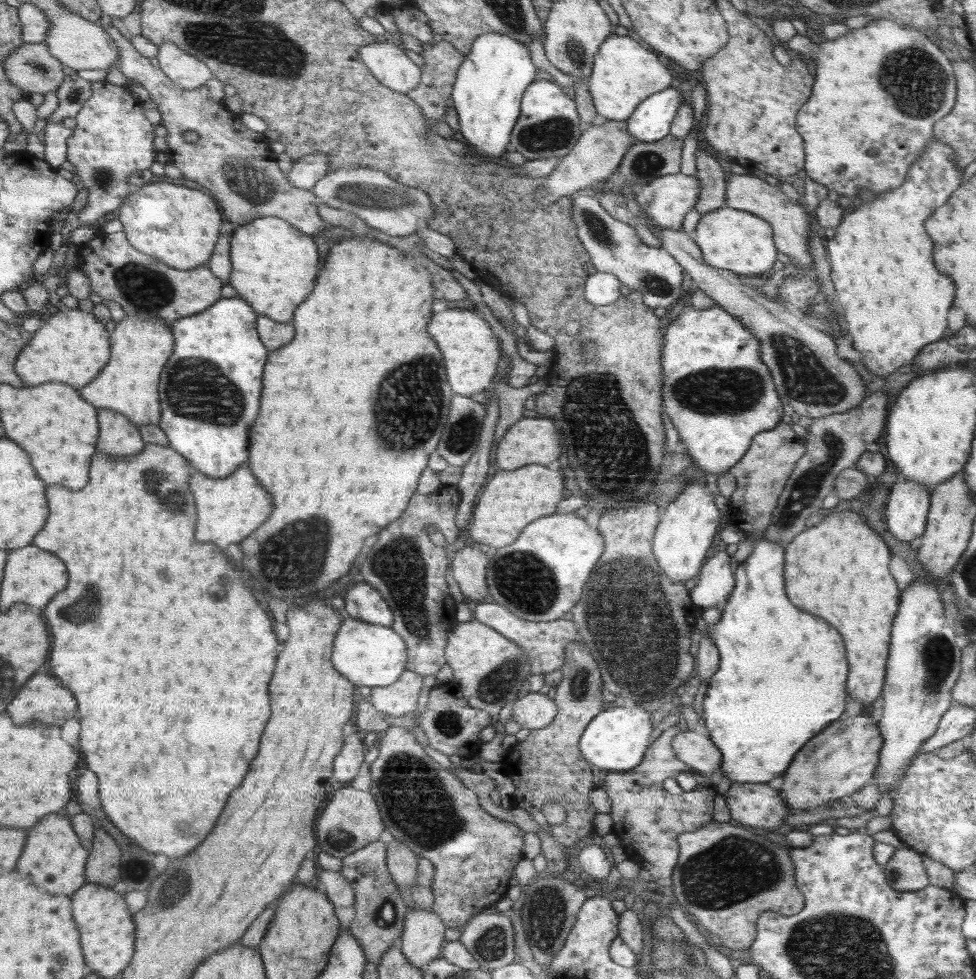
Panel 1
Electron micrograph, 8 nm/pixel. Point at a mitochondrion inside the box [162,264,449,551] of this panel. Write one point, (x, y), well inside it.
(408, 407)

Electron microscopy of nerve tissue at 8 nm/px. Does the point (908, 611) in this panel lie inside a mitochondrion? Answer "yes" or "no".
no

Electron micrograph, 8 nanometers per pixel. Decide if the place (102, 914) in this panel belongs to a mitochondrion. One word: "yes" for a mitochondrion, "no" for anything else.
no

